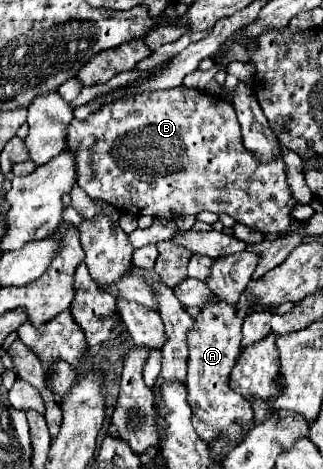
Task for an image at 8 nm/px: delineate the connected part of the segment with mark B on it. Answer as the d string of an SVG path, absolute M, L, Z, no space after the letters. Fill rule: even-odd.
M185 85L133 95L103 107L85 121L73 119L67 145L77 161L77 185L91 199L105 201L121 213L161 219L177 219L201 211L227 213L235 221L267 235L279 235L291 225L291 209L297 203L291 199L283 159L279 157L261 165L253 153L241 145L241 127L237 125L235 109L223 97L213 97Z

